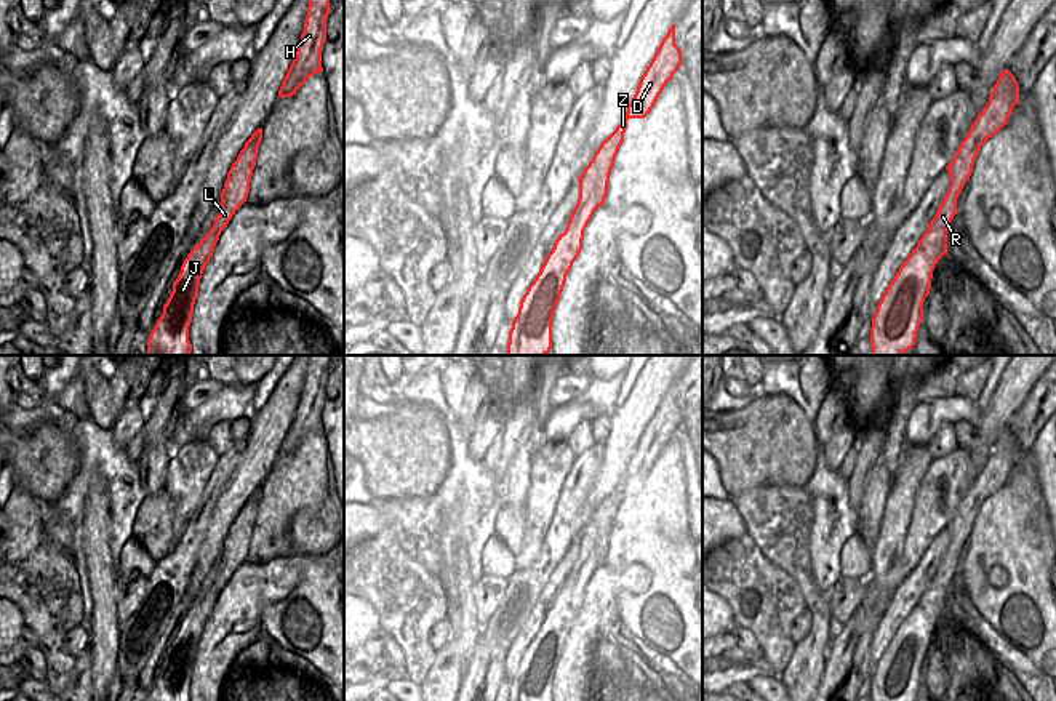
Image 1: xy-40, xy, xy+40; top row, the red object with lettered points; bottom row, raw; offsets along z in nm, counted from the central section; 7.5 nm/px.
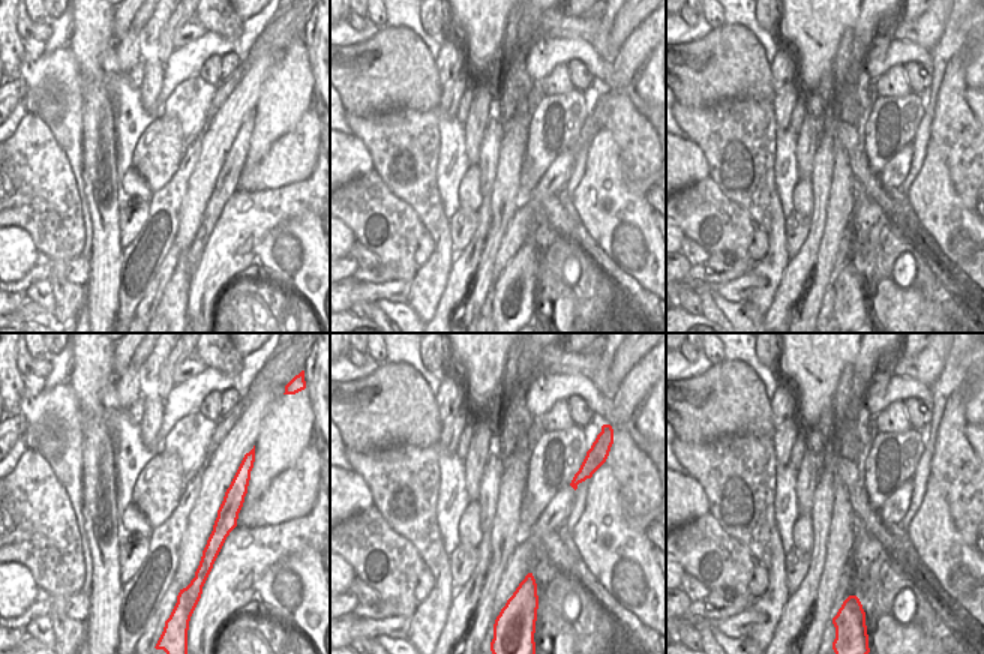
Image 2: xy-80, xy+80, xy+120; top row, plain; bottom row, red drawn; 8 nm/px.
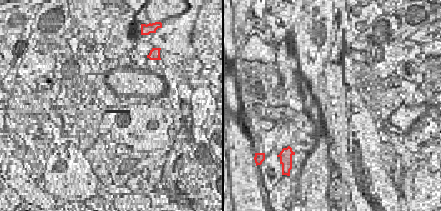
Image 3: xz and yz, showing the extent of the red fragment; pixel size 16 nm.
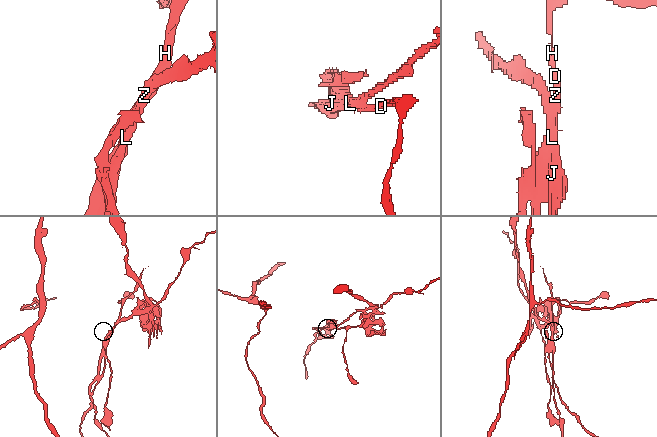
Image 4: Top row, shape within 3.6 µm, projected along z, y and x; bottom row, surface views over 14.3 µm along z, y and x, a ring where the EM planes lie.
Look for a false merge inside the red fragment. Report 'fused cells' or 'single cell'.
fused cells

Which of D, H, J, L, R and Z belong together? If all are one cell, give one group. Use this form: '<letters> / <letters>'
D H J R Z / L

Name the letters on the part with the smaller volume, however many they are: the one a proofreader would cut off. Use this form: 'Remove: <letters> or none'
Remove: D, H, J, R, Z

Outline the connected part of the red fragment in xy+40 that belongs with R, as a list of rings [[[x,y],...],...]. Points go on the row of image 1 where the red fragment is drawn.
[[[1005,69],[994,85],[987,106],[946,166],[950,186],[928,230],[899,267],[877,306],[870,326],[872,355],[902,355],[915,346],[933,270],[947,254],[947,230],[958,213],[957,198],[973,173],[981,147],[1008,123],[1016,104],[1019,104],[1019,86],[1014,75]]]

